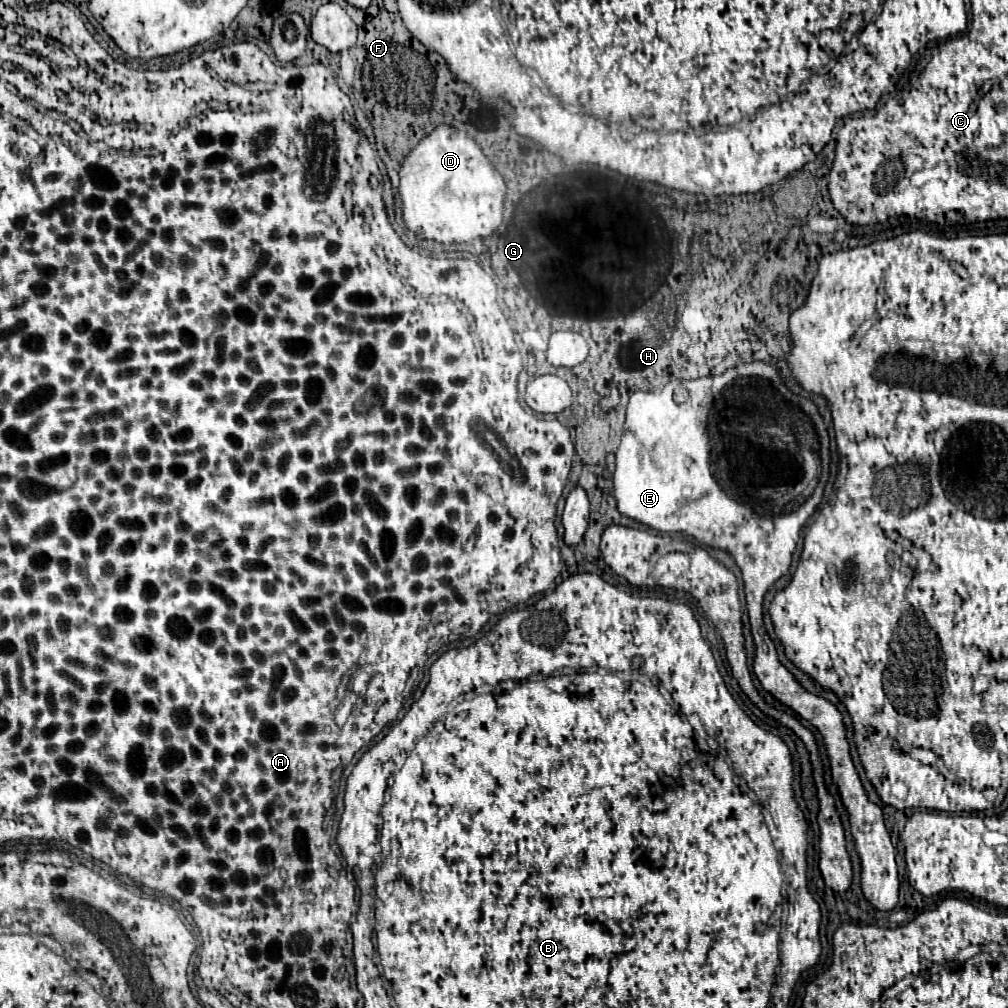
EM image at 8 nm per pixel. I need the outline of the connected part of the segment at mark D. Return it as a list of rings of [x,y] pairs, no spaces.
[[[441,123],[425,135],[399,171],[403,221],[419,239],[437,243],[469,243],[491,237],[503,223],[505,179],[483,149],[461,129]]]

